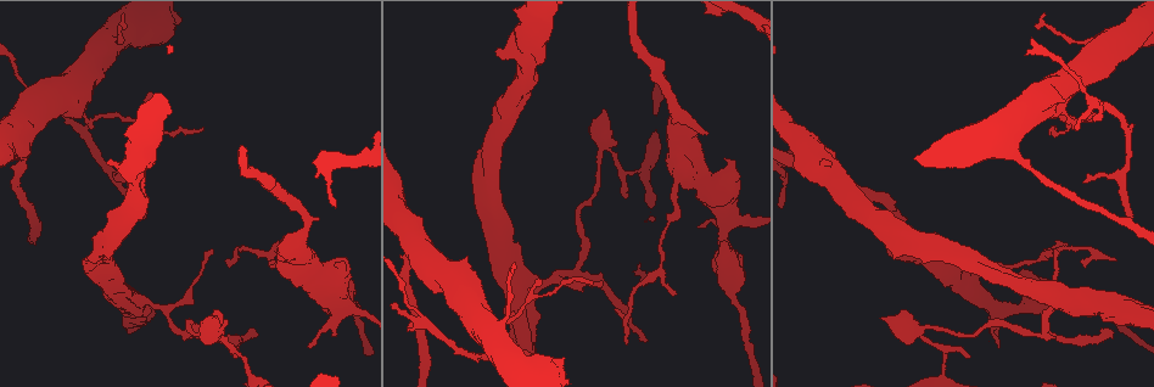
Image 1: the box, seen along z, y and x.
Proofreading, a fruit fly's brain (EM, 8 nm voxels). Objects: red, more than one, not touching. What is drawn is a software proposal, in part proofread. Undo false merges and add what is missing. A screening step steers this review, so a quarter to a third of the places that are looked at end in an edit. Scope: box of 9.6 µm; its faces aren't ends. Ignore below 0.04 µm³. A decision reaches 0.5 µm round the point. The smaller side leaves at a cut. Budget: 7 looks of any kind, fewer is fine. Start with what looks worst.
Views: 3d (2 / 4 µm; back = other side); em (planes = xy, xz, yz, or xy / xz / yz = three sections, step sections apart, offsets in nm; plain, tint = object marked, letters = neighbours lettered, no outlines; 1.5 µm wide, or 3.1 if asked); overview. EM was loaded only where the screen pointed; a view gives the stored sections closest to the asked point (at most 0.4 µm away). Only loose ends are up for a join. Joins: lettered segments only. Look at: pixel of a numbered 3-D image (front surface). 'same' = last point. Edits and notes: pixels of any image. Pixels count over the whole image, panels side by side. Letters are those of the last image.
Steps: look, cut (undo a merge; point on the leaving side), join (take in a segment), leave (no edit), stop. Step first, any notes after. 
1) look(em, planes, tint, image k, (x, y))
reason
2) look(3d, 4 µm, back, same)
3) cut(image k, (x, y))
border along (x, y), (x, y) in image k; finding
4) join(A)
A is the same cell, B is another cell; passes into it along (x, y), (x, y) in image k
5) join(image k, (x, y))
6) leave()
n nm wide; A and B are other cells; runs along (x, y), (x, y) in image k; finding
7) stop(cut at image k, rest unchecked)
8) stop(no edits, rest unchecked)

look(em, planes, letters, image 1, (146, 216))
branch stops here

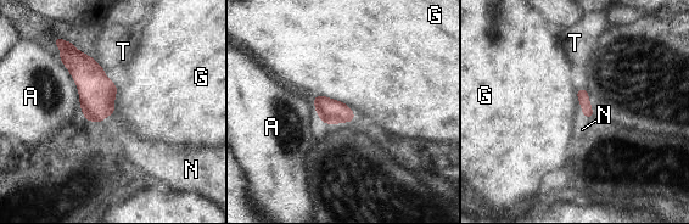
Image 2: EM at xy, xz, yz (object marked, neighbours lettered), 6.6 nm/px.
join(image 2, (128, 144))
N is the same cell, A, G and T are other cells; it goes on there

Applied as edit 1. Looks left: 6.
look(overview)
see it whole again

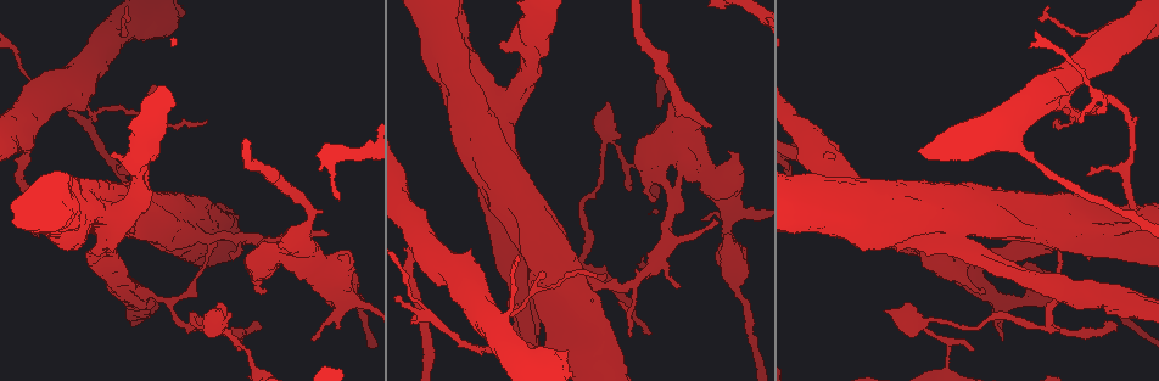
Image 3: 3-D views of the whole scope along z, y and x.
look(3d, 4 µm, image 3, (187, 329))

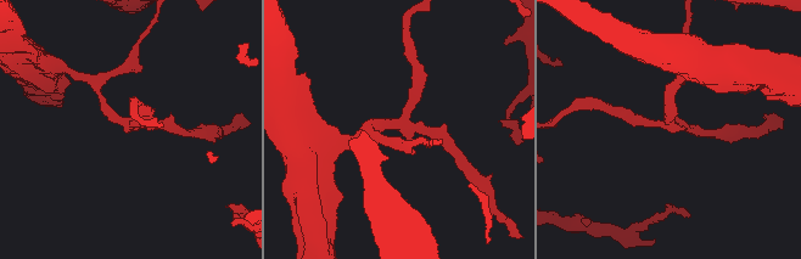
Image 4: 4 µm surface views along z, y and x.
look(em, xz, step 4, letters, image 4, (670, 119))
3 arms; arms of 160, 180, 200 nm; now the EM

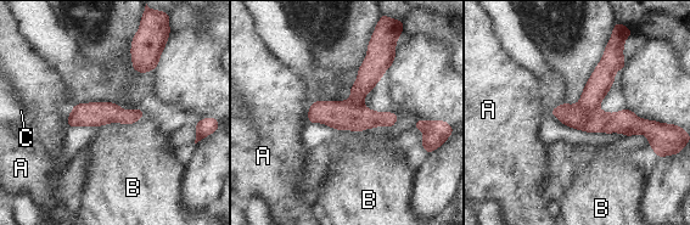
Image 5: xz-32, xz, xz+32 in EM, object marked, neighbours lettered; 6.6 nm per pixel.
cut(image 5, (602, 77))
160 nm wide; A, B and C are other cells; border along (577, 105), (583, 108), (598, 108) in image 5; two cells meet here

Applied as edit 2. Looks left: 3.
stop(join at image 2, cut at image 5, rest unchecked)

